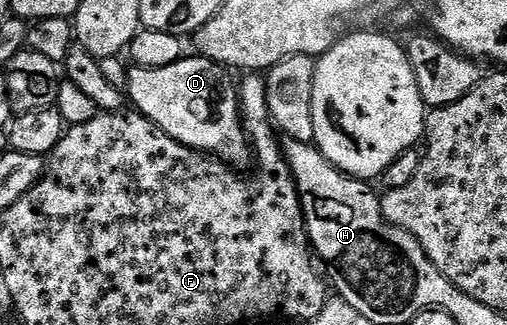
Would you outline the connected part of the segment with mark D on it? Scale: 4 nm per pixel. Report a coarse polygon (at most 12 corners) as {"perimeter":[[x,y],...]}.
{"perimeter":[[201,55],[129,69],[138,113],[172,139],[240,166],[240,93]]}

